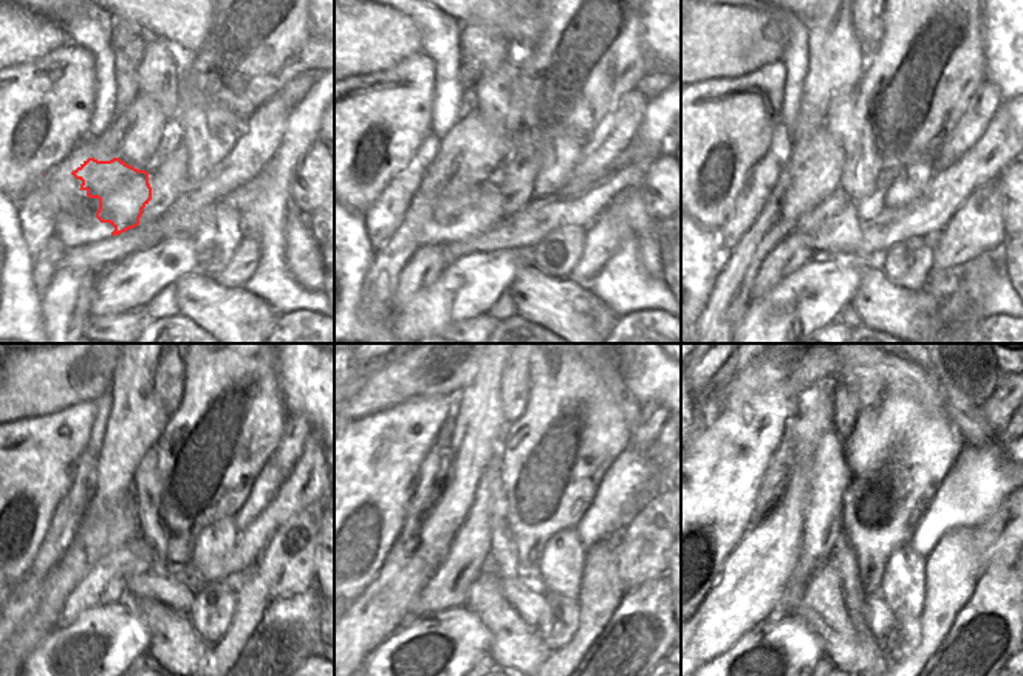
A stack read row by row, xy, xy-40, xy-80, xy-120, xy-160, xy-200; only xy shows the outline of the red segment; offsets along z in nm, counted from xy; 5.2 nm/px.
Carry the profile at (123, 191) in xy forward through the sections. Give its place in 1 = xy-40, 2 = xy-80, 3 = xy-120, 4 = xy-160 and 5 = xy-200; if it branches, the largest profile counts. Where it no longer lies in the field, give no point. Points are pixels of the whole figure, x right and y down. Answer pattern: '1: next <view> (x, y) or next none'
1: next xy-40 (472, 201)
2: next xy-80 (814, 198)
3: next xy-120 (147, 579)
4: next xy-160 (530, 602)
5: next xy-200 (879, 617)

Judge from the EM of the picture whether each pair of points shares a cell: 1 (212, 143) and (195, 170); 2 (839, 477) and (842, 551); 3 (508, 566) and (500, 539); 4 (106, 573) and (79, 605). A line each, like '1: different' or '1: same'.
1: same
2: different
3: same
4: same

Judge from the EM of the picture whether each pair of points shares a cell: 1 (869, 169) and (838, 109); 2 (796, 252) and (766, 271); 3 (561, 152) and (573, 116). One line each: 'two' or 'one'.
1: two
2: one
3: two

